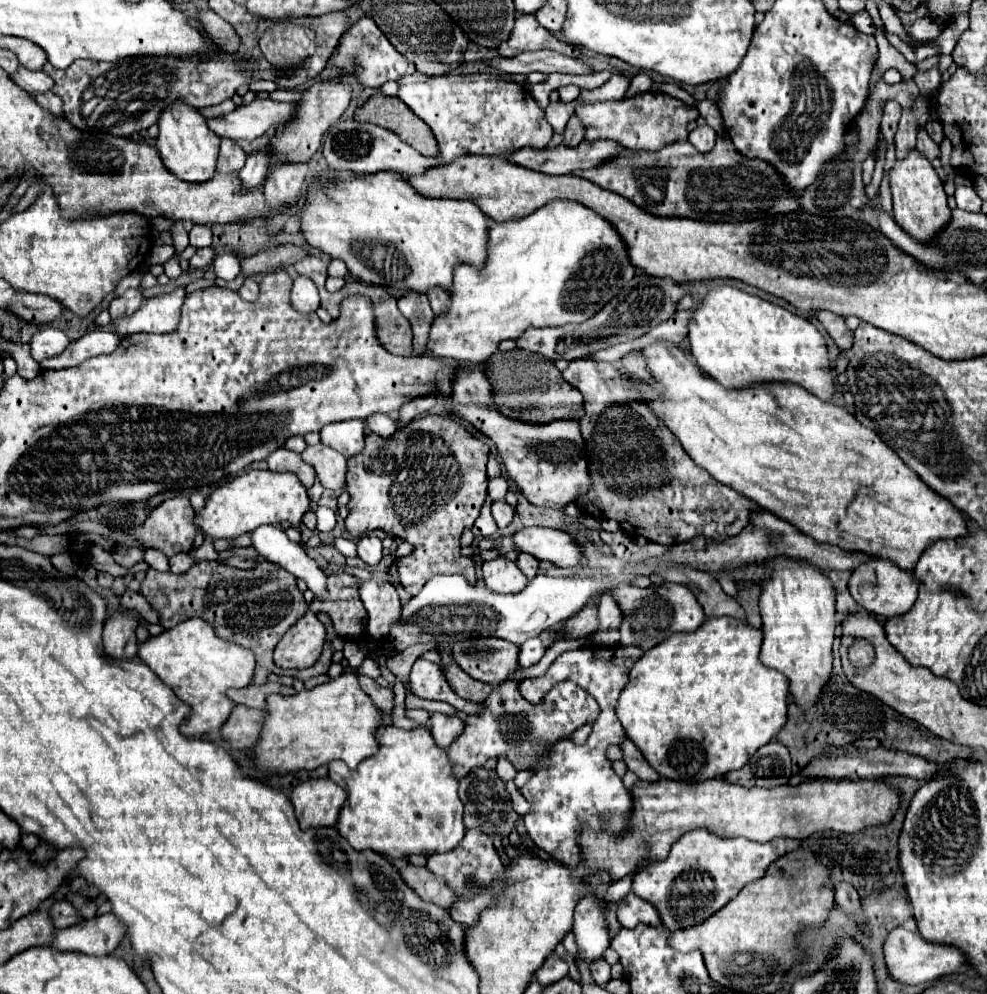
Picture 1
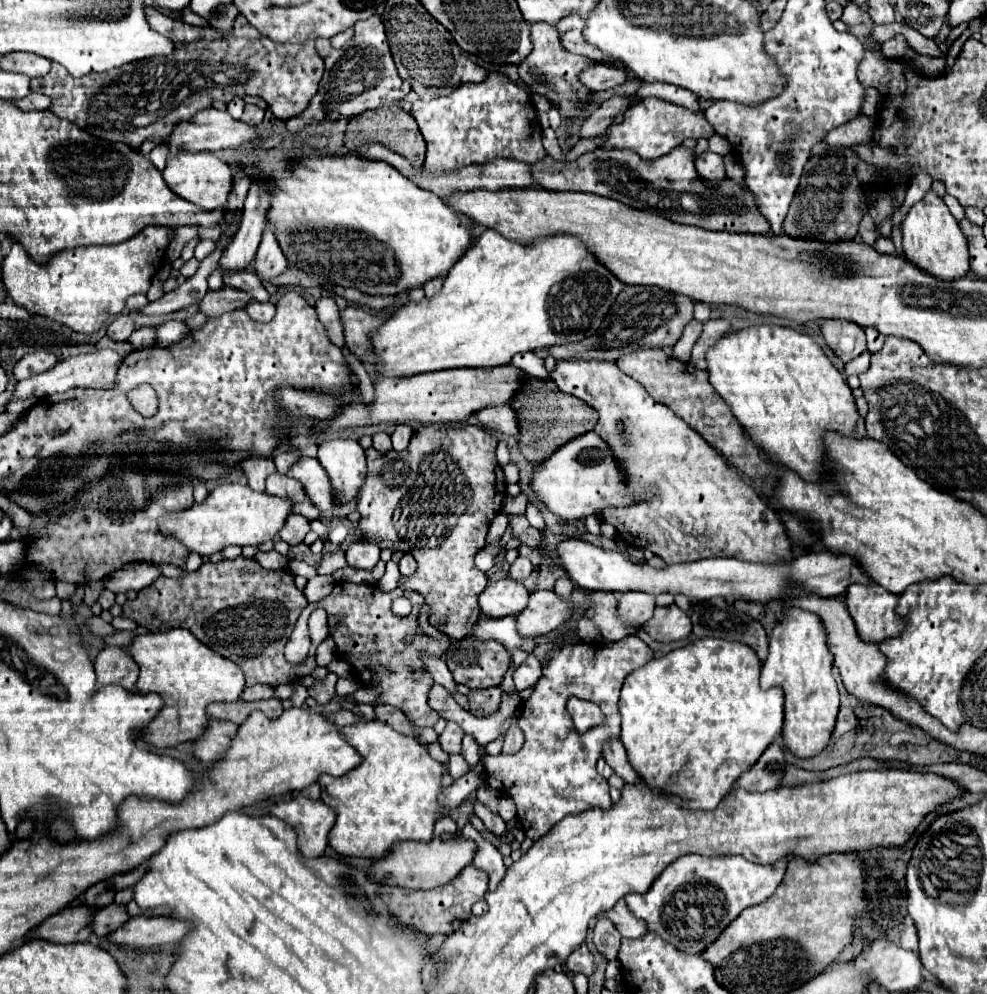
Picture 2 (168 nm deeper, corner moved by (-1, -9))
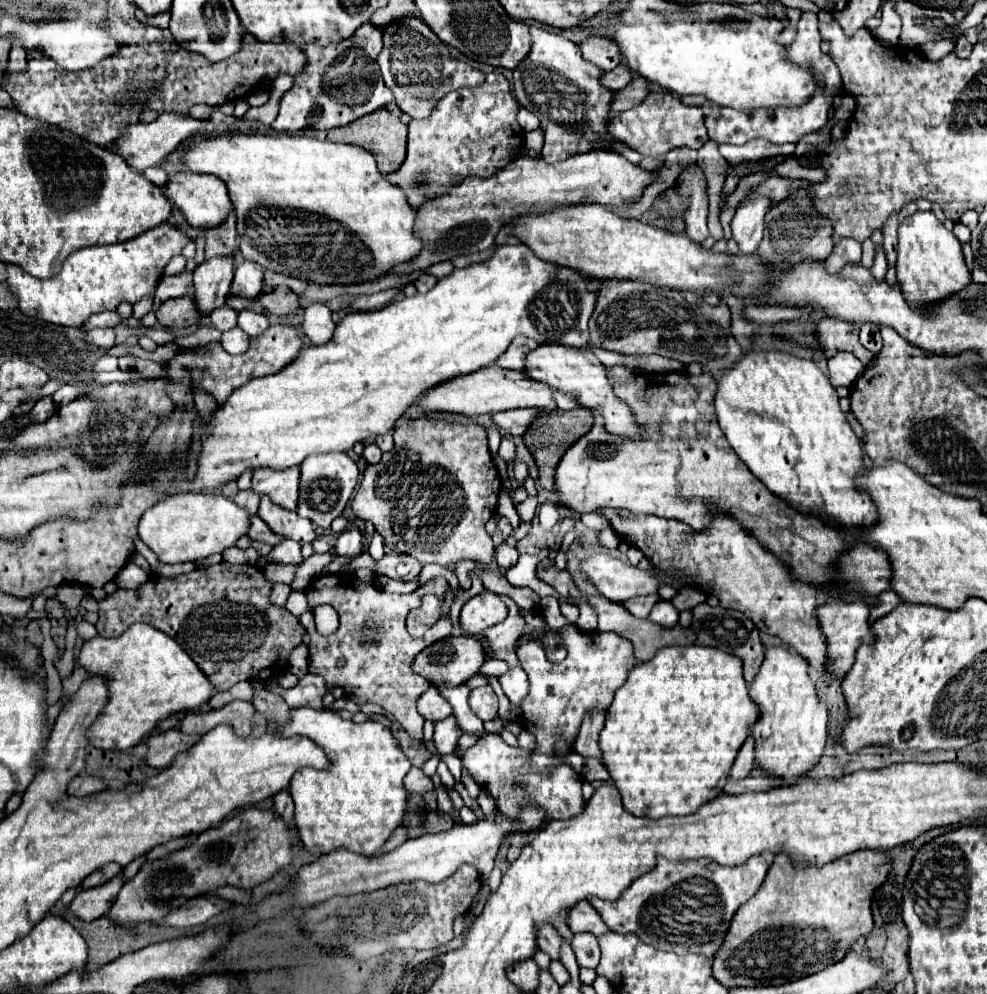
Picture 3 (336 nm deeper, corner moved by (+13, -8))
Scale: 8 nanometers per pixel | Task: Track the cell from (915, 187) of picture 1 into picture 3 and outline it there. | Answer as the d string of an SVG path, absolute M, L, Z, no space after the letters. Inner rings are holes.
M916 211L906 217L898 227L898 259L896 259L896 275L902 285L902 293L910 305L918 305L918 309L926 309L930 301L938 301L964 289L970 283L970 273L966 269L960 241L948 231L934 215L934 211Z

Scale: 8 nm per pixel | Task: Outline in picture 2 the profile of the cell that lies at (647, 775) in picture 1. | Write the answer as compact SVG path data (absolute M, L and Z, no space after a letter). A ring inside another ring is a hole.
M612 740L608 744L604 744L604 754L602 758L610 764L610 768L626 782L626 784L638 784L640 776L636 774L636 770L630 766L628 758L626 758L626 750L622 746L620 740Z

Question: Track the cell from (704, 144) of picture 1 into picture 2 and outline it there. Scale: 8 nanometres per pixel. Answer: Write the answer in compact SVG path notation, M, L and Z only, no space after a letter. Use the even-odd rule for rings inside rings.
M704 152L702 156L698 156L696 172L700 172L700 180L704 180L708 184L716 184L726 178L722 156L718 156L714 152Z

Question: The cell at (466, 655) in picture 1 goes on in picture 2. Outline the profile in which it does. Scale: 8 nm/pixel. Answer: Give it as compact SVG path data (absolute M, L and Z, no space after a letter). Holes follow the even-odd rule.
M478 638L454 640L444 656L446 656L446 666L454 674L454 680L472 690L498 686L510 664L510 654L508 654L508 650L504 650L504 646L500 646L500 642L484 642Z

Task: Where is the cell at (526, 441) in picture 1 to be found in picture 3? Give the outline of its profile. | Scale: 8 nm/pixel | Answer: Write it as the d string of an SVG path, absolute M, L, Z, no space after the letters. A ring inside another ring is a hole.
M638 373L630 383L614 383L614 391L634 409L638 423L646 429L646 433L636 439L614 437L602 429L602 419L596 419L592 429L576 443L572 443L556 465L554 491L558 495L558 505L568 507L576 513L590 513L602 507L628 509L632 513L652 513L658 517L684 521L692 529L706 527L706 513L710 513L710 509L726 509L734 513L738 521L744 521L742 525L746 525L754 533L754 537L758 537L758 541L762 541L766 549L770 549L770 553L784 561L798 581L810 583L818 589L818 577L822 577L822 573L830 569L830 565L834 565L834 557L838 557L838 553L842 553L842 549L848 549L852 543L848 543L832 525L822 523L816 515L802 515L780 495L770 495L768 487L734 453L716 421L712 405L714 377L710 373Z

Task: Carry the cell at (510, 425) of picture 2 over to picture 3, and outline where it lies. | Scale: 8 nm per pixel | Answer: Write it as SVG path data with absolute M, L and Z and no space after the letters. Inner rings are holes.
M538 409L500 411L500 413L492 413L492 423L500 427L506 435L516 437L522 431L526 431L526 425L530 425L530 421L534 421L534 413L538 413Z

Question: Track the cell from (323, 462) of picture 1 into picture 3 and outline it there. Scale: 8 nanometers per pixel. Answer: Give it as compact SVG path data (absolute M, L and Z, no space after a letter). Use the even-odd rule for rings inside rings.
M264 467L254 471L252 489L260 495L266 493L274 503L284 509L298 509L298 489L300 489L300 467L288 467L282 471Z

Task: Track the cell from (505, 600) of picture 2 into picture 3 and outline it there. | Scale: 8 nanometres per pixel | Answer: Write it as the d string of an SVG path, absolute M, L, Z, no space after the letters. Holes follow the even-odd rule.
M484 589L482 593L468 599L460 611L460 625L464 633L478 635L488 627L504 621L508 615L508 607L502 597L494 591Z

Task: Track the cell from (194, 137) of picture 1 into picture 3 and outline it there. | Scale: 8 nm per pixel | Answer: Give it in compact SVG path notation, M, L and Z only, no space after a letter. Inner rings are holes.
M178 171L178 173L168 177L168 181L162 187L162 191L184 213L186 221L192 227L202 227L202 229L214 227L214 225L218 225L218 221L224 221L226 213L230 213L230 209L232 209L226 185L218 177L214 177L214 175Z

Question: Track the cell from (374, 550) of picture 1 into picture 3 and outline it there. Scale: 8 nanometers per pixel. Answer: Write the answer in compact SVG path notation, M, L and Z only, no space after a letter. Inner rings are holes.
M346 529L336 539L336 545L334 545L336 553L342 555L342 557L354 559L354 557L358 557L362 553L362 543L360 541L362 541L360 529Z

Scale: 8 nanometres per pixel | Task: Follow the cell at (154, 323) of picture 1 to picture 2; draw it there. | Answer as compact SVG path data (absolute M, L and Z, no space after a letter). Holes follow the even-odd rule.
M166 322L166 324L162 324L162 326L154 328L154 330L158 334L156 342L160 342L162 346L176 344L176 342L180 342L188 334L188 328L186 328L184 322Z

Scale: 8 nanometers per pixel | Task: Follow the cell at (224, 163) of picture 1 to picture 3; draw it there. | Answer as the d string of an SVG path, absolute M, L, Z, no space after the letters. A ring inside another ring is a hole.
M234 209L230 211L228 219L222 225L206 229L204 239L206 239L206 257L218 257L218 255L224 257L226 253L234 253L234 249L238 249Z

